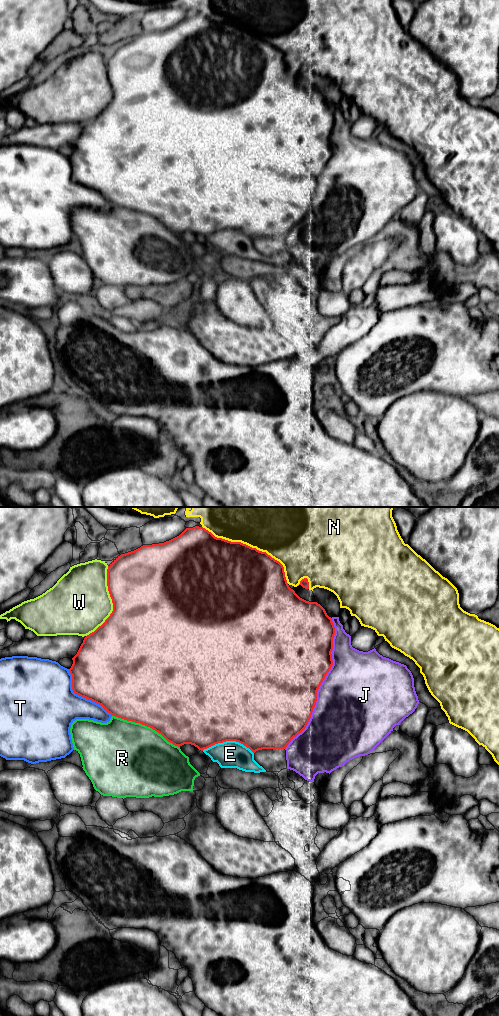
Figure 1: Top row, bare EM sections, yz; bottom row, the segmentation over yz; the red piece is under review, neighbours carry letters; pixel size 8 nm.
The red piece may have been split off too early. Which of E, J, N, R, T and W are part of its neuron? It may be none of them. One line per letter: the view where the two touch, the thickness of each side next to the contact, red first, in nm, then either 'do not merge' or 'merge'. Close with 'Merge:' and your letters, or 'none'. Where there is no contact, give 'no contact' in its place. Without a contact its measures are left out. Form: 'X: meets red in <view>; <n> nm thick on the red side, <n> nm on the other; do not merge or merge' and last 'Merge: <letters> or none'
E: meets red in yz; 500 nm thick on the red side, 220 nm on the other; merge
J: meets red in yz; 500 nm thick on the red side, 500 nm on the other; do not merge
N: meets red in yz; 500 nm thick on the red side, 360 nm on the other; do not merge
R: meets red in yz; 500 nm thick on the red side, 480 nm on the other; do not merge
T: meets red in yz; 480 nm thick on the red side, 400 nm on the other; do not merge
W: meets red in yz; 500 nm thick on the red side, 480 nm on the other; do not merge
Merge: E

